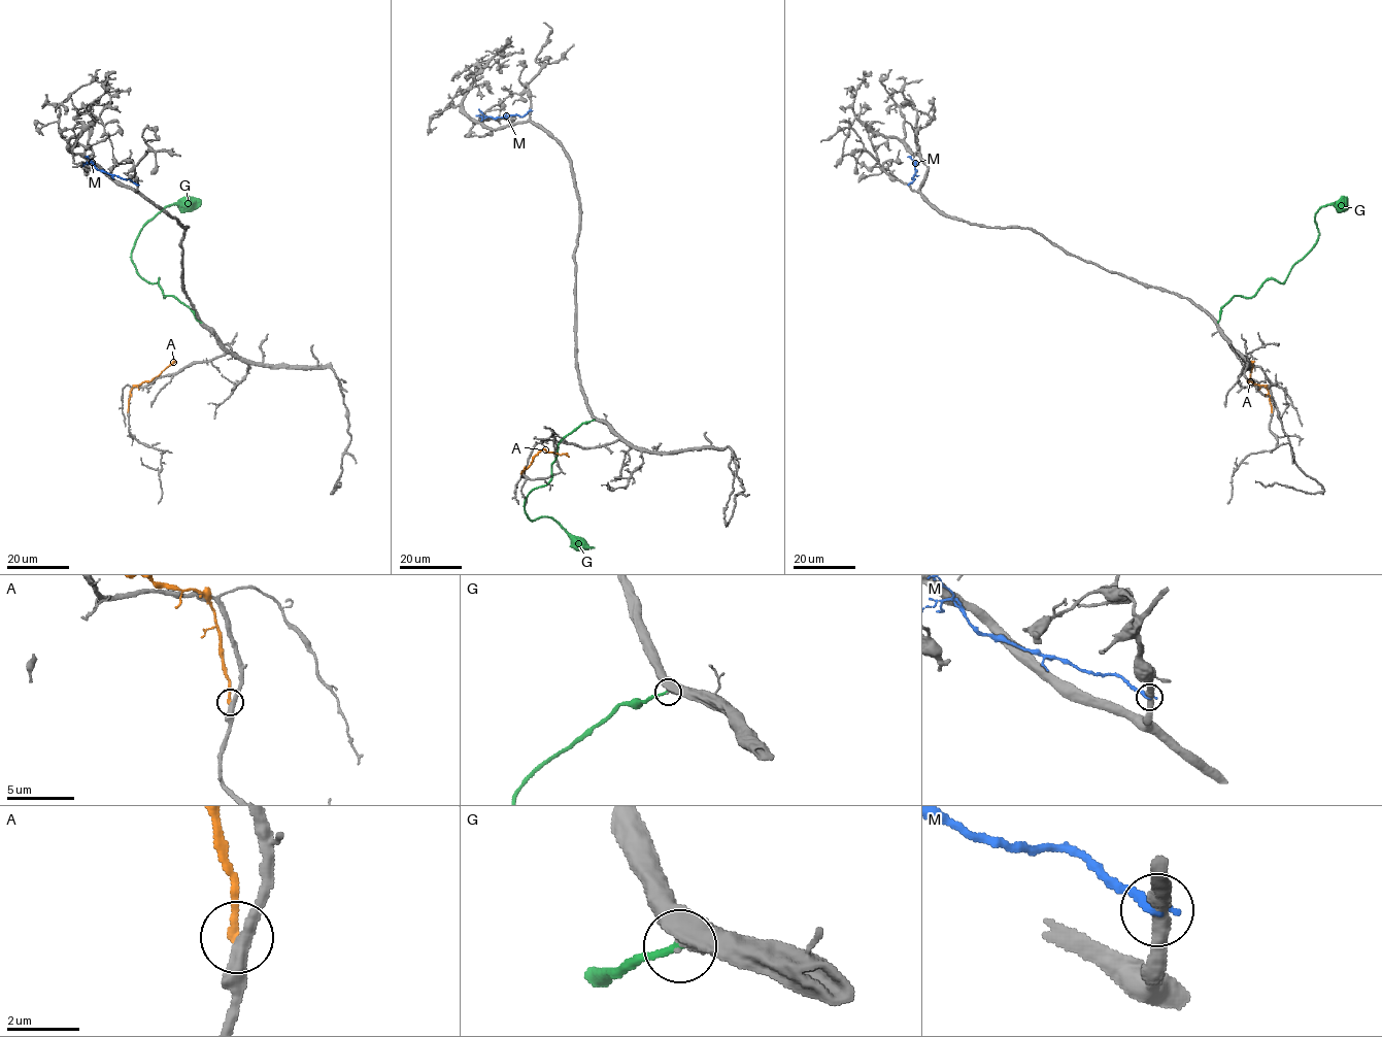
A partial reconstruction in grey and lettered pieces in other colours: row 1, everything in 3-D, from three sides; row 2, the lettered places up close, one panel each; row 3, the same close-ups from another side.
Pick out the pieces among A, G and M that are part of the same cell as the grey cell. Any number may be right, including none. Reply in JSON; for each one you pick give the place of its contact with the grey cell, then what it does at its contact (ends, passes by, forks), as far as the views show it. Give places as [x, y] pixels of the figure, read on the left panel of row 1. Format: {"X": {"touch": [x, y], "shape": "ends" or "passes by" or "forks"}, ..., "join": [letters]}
{"G": {"touch": [200, 322], "shape": "ends"}, "join": ["G"]}

